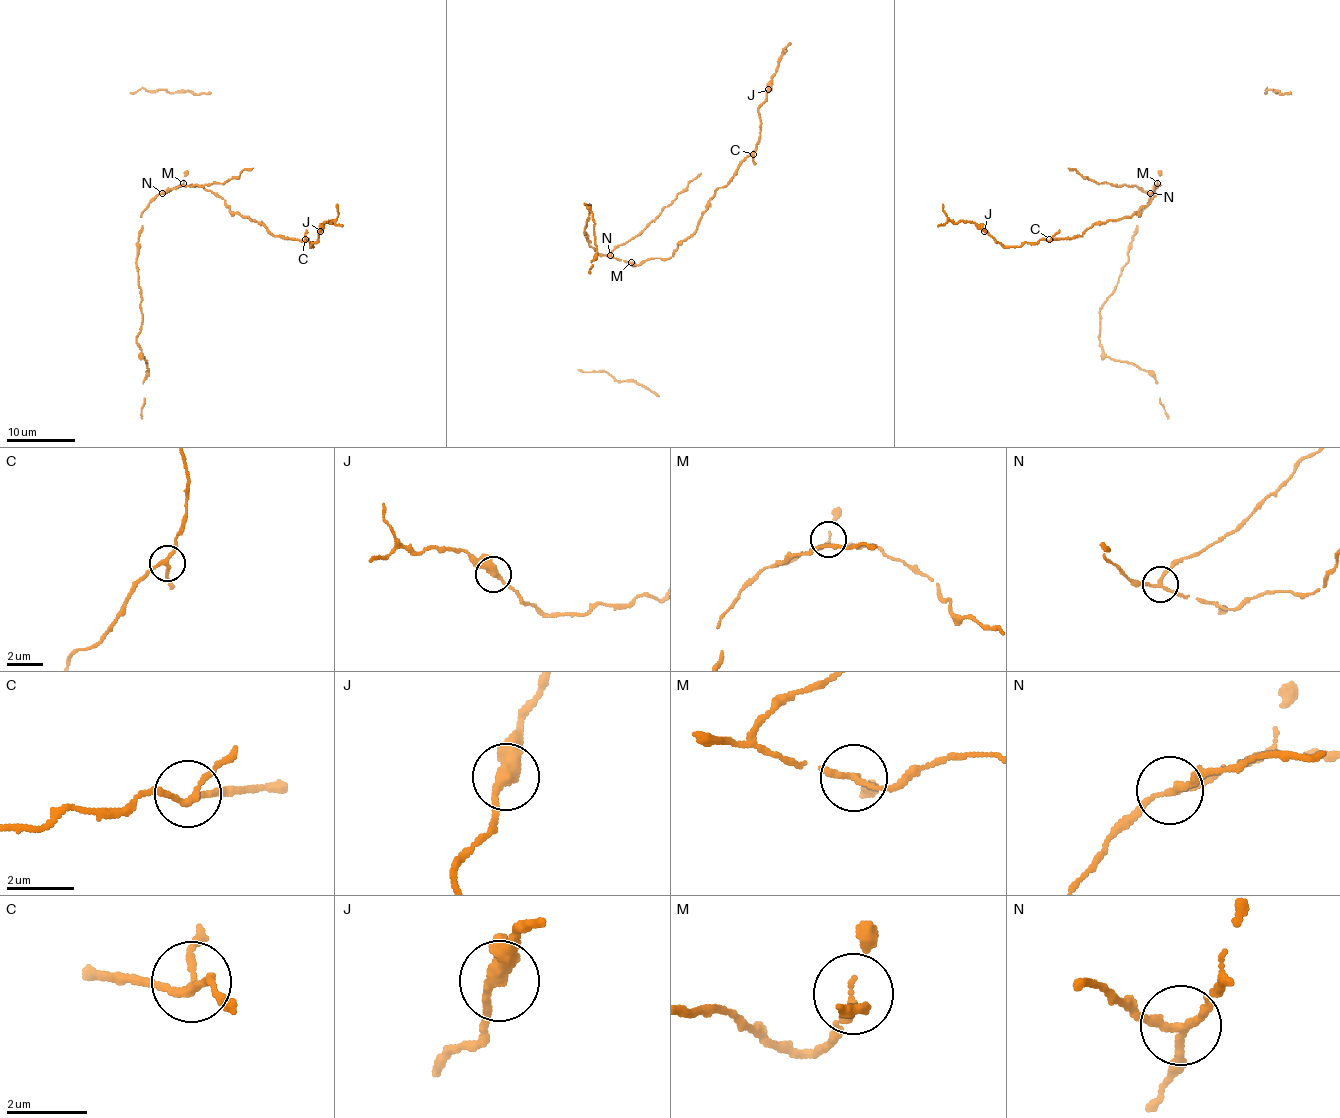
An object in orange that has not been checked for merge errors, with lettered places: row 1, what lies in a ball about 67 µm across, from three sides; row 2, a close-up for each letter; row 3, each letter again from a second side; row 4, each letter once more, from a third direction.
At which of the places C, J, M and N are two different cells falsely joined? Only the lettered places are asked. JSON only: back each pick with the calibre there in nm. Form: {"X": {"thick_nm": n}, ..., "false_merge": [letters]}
{"N": {"thick_nm": 170}, "false_merge": ["N"]}

